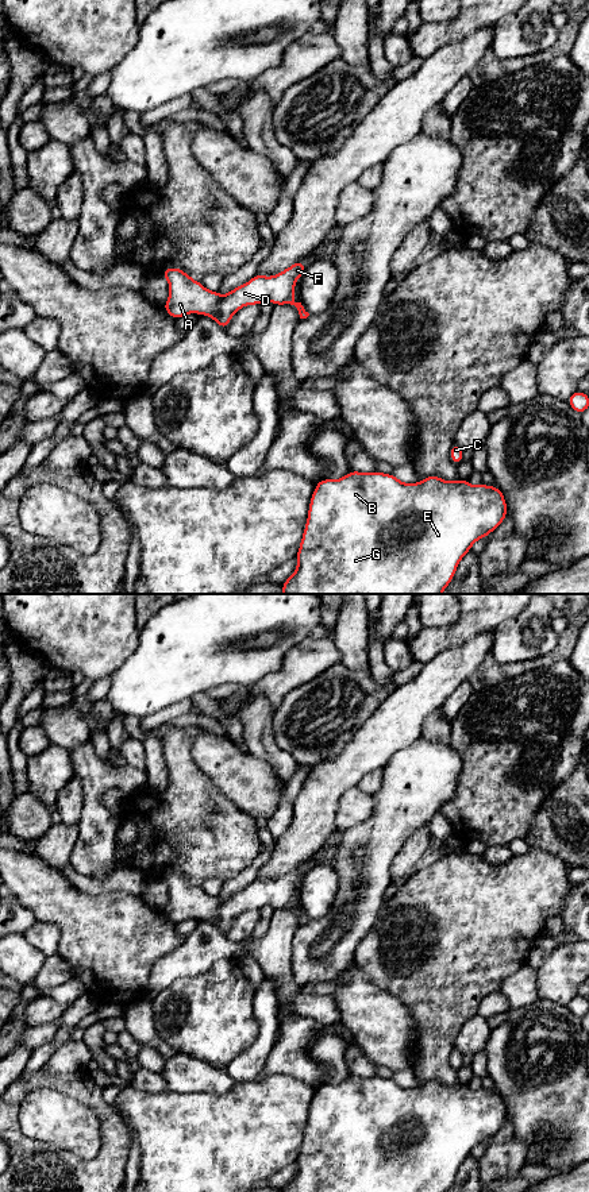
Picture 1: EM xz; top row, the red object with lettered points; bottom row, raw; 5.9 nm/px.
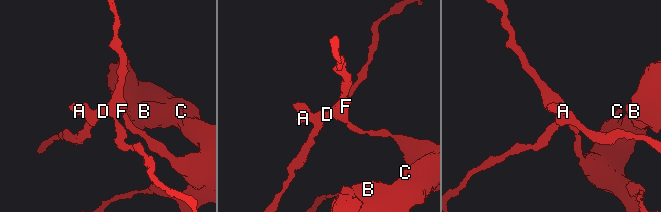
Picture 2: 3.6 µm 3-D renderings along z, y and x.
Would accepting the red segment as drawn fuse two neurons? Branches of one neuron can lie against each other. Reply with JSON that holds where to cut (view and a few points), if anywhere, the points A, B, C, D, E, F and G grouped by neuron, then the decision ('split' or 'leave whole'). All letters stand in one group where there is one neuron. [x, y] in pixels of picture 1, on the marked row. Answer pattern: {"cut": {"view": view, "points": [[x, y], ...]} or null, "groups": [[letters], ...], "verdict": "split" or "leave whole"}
{"cut": null, "groups": [["A", "B", "C", "D", "E", "F", "G"]], "verdict": "leave whole"}

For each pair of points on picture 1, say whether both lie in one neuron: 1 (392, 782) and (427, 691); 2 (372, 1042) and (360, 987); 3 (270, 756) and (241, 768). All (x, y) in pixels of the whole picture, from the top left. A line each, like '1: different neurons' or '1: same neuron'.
1: different neurons
2: same neuron
3: different neurons

